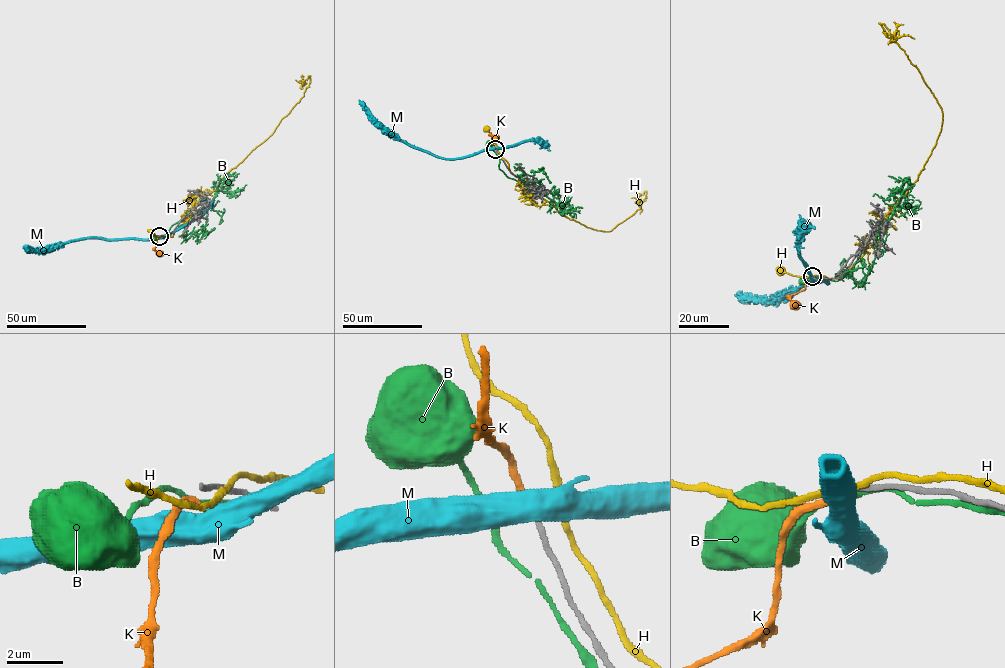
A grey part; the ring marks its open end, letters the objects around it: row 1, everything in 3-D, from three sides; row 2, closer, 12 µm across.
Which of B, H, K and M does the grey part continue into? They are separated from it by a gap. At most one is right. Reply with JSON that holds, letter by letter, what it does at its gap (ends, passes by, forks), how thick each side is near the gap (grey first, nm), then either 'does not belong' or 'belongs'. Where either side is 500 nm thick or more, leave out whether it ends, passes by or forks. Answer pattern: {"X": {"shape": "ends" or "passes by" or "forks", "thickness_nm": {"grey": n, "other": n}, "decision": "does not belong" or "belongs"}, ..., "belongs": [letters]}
{"B": {"shape": "passes by", "thickness_nm": {"grey": 200, "other": 240}, "decision": "does not belong"}, "H": {"shape": "passes by", "thickness_nm": {"grey": 200, "other": 240}, "decision": "does not belong"}, "K": {"shape": "ends", "thickness_nm": {"grey": 200, "other": 280}, "decision": "does not belong"}, "M": {"thickness_nm": {"grey": 200, "other": 800}, "decision": "does not belong"}, "belongs": []}

